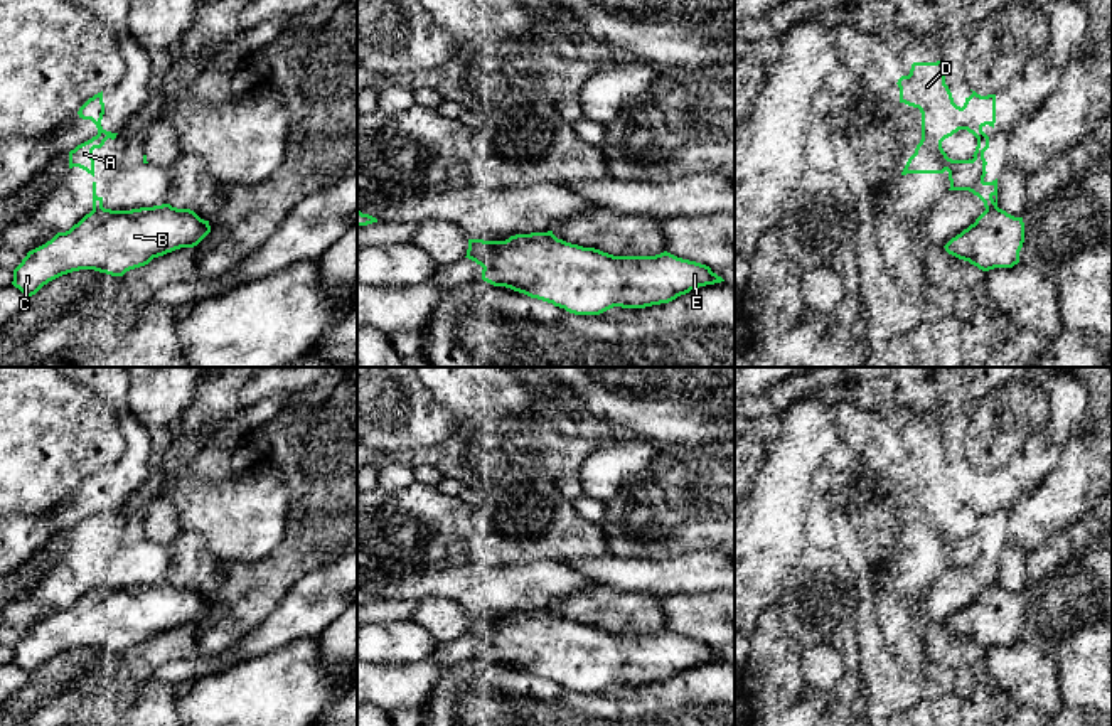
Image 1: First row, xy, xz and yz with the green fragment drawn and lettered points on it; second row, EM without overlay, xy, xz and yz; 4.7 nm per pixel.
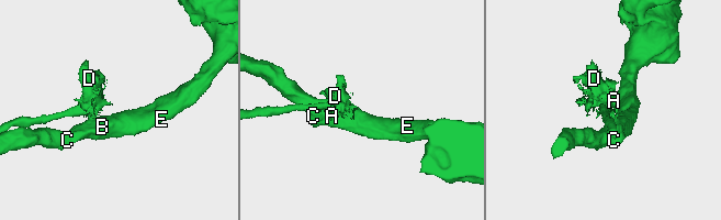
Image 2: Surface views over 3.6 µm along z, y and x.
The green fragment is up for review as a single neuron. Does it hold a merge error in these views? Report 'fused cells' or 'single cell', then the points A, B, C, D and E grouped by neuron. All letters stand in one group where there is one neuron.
fused cells; groups A D / B C E

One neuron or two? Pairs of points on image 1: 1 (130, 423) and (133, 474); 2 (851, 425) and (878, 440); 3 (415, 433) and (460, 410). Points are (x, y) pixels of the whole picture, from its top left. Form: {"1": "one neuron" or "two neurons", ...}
{"1": "one neuron", "2": "one neuron", "3": "two neurons"}

